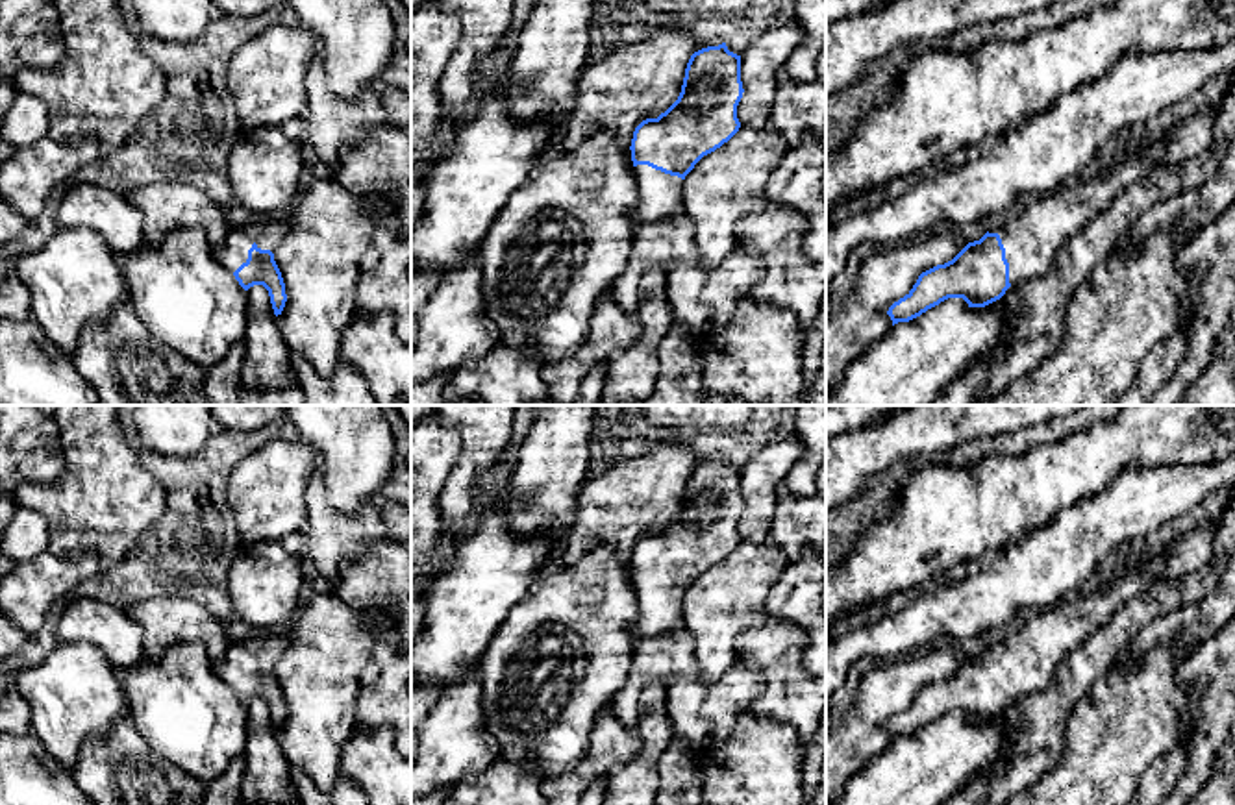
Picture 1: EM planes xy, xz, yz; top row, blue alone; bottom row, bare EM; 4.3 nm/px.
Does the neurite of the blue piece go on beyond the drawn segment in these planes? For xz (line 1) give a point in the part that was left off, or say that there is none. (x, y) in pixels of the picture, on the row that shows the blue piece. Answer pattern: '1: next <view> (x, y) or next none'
1: next xz (660, 195)

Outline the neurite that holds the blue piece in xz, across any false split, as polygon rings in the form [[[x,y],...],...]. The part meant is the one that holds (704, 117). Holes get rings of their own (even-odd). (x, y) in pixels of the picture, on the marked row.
[[[726,43],[691,56],[678,100],[633,131],[630,150],[639,205],[630,220],[635,228],[685,211],[683,180],[704,155],[739,131],[742,93],[741,56]]]

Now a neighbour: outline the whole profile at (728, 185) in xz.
[[[741,126],[728,142],[704,155],[685,176],[683,213],[692,220],[702,265],[720,265],[741,244],[742,222],[768,205],[767,185],[789,150],[783,133],[772,128]]]

